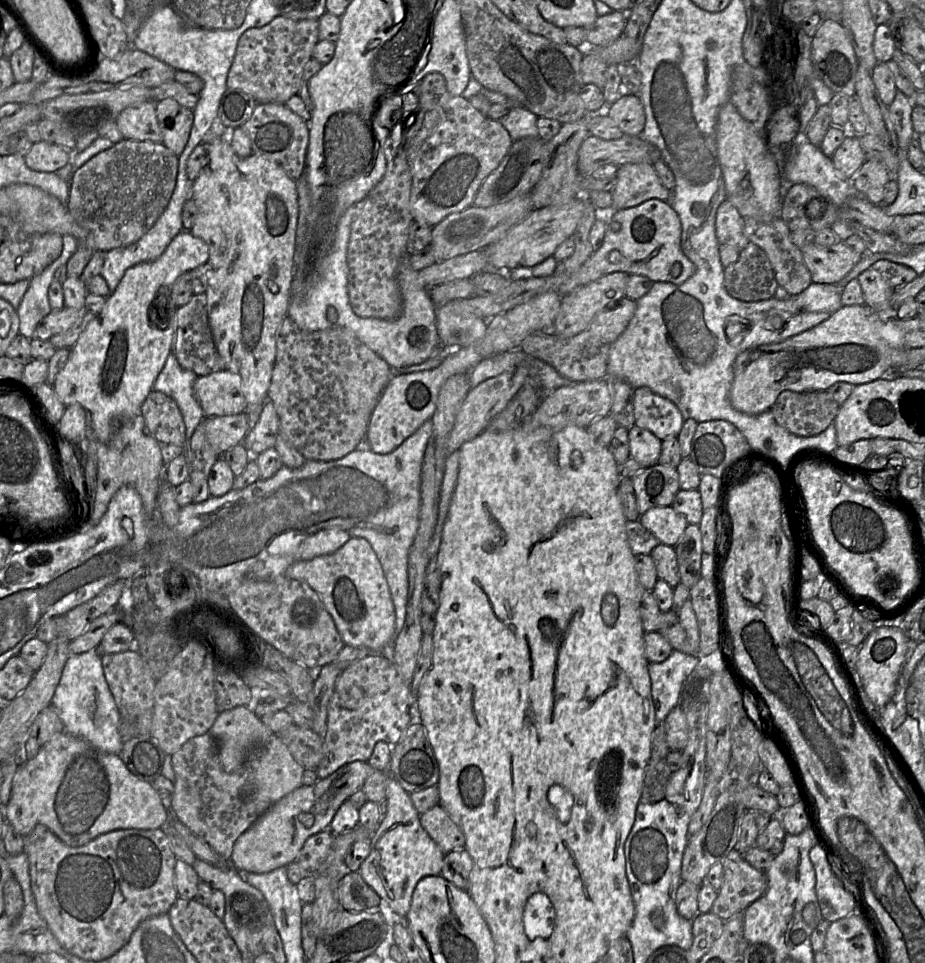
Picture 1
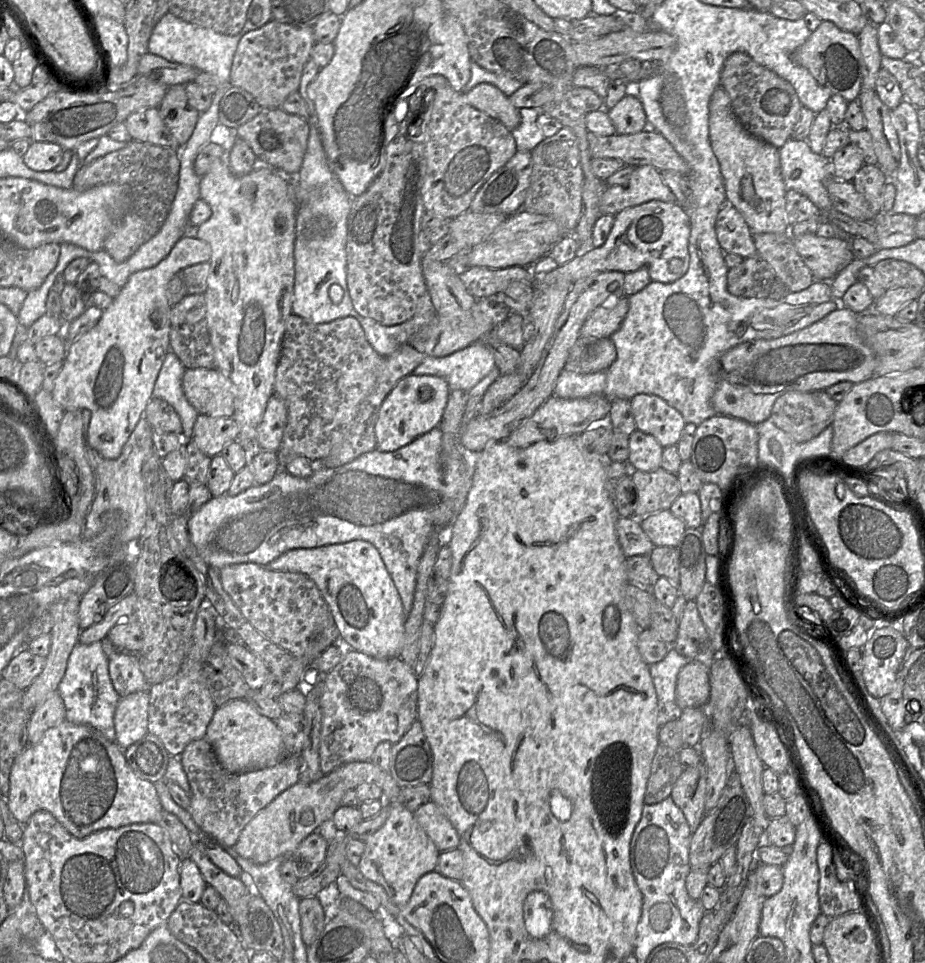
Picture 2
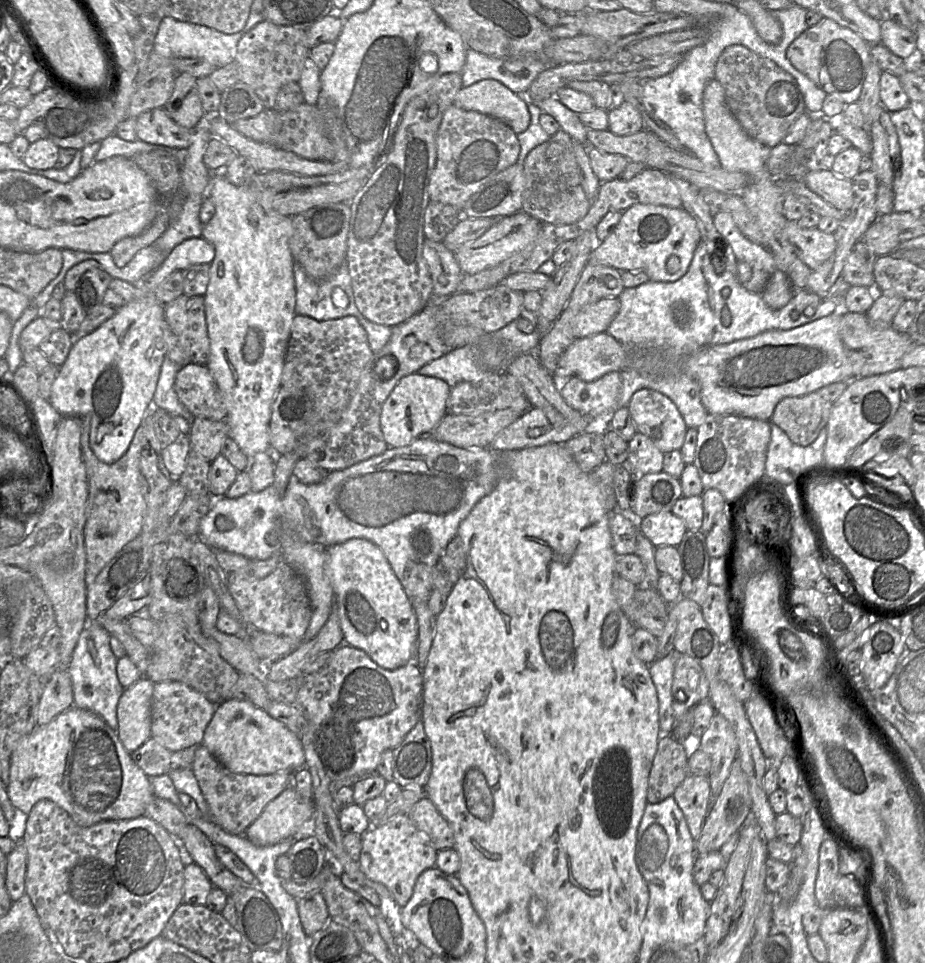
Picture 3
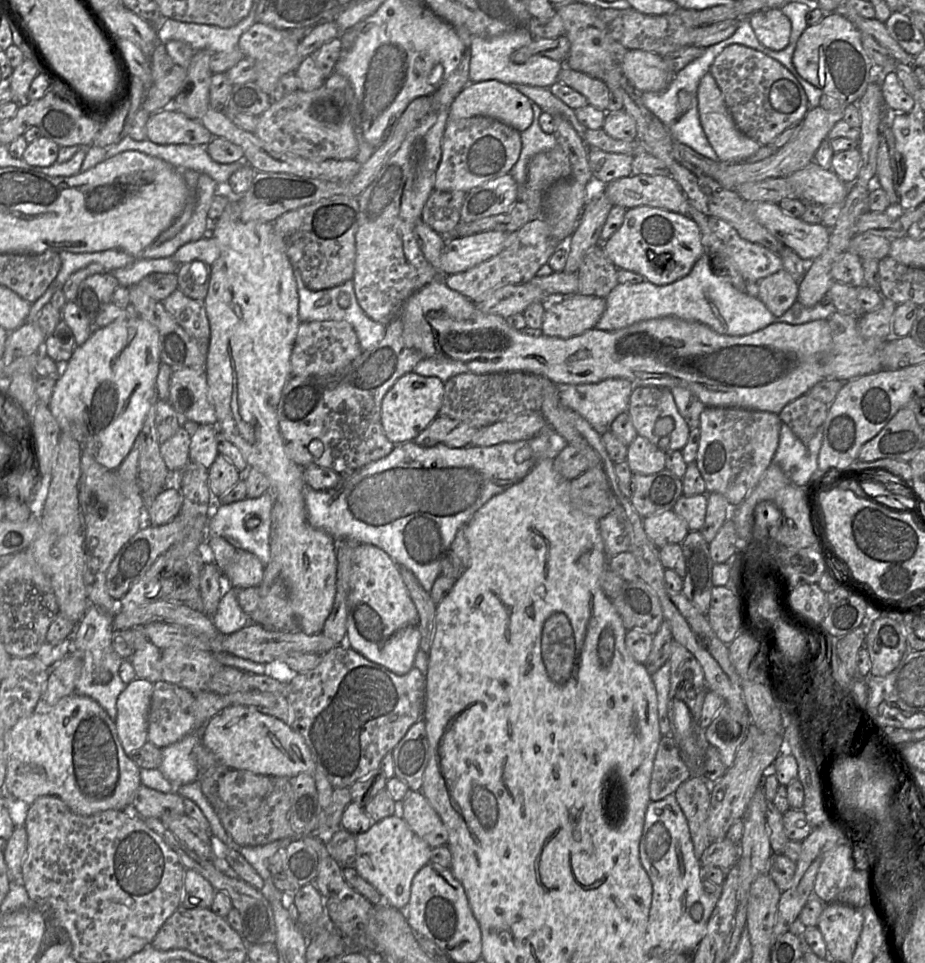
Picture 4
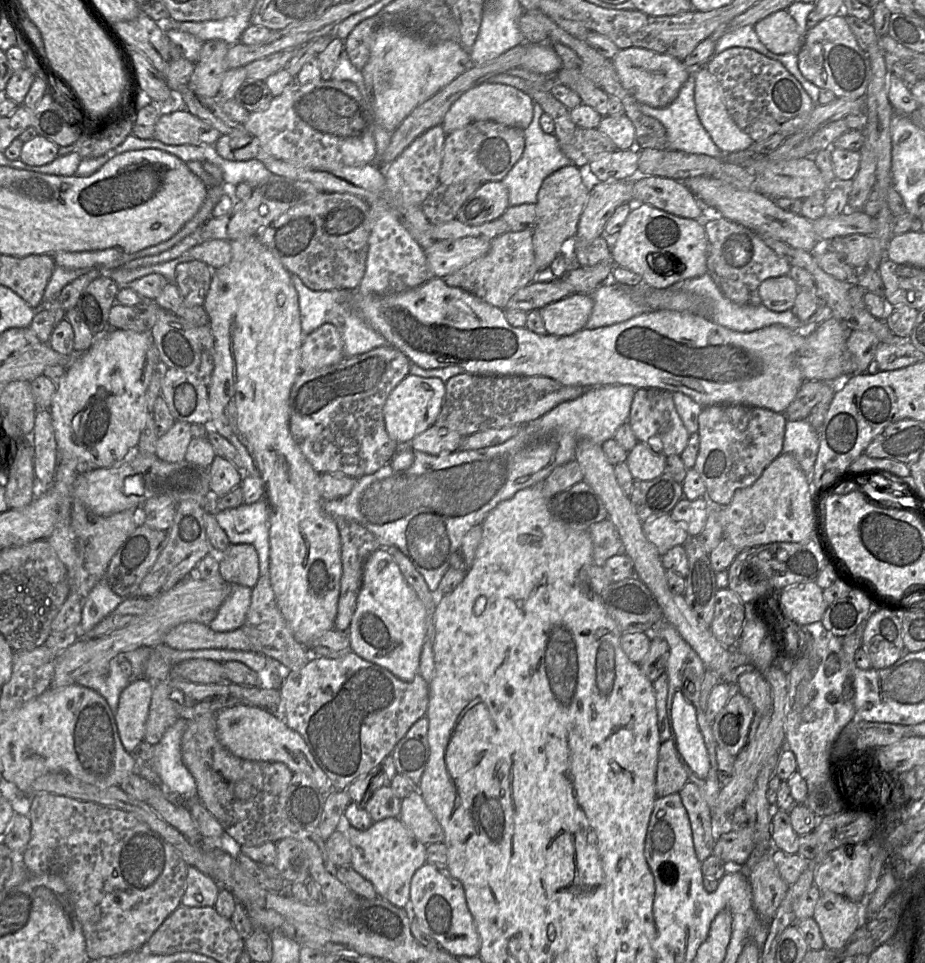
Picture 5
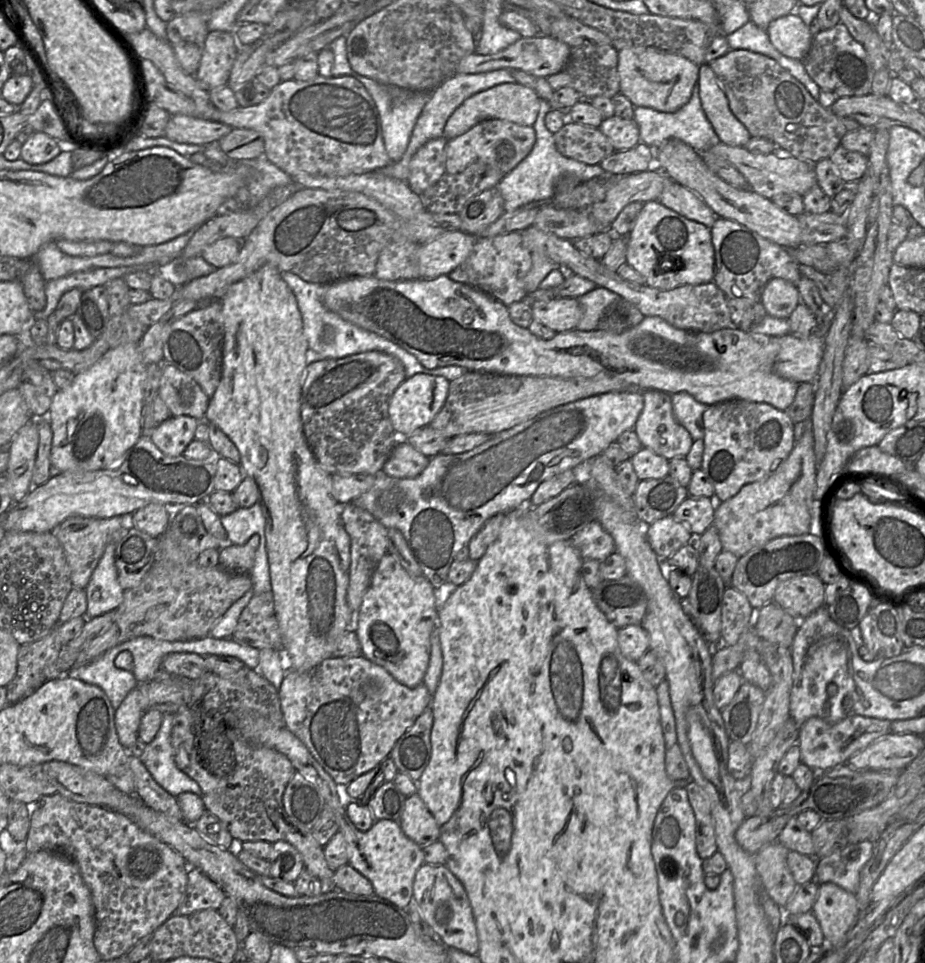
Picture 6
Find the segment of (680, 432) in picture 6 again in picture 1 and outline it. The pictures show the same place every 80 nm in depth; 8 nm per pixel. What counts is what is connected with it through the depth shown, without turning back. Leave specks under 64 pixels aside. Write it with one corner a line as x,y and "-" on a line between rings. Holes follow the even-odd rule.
647,387
634,389
633,414
635,425
649,430
660,440
677,437
684,423
674,403

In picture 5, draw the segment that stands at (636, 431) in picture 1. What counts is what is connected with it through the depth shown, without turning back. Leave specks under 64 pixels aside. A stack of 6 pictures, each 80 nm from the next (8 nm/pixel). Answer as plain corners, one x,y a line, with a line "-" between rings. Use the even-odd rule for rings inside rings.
638,441
628,452
626,462
635,480
652,480
665,472
666,459
647,443

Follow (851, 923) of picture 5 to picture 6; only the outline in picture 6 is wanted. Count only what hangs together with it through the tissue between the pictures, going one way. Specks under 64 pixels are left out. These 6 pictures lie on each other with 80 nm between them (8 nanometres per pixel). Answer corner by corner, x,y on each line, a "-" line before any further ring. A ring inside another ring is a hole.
827,882
819,884
812,913
819,922
826,944
838,945
855,924
859,904
855,894

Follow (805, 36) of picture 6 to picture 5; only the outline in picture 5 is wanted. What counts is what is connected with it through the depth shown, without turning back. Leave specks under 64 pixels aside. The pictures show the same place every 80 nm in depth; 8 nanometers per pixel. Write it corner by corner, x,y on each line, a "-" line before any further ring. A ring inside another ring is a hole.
787,9
776,11
759,20
754,29
765,47
775,54
791,53
802,41
797,23

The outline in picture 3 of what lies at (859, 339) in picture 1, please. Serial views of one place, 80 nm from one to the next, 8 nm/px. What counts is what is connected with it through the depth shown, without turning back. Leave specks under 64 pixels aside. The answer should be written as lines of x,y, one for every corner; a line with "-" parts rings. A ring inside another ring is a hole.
836,310
790,330
770,330
751,338
705,347
683,361
683,371
700,384
701,402
708,413
770,421
776,405
783,398
803,396
834,382
855,379
849,351
839,334
841,318
841,311

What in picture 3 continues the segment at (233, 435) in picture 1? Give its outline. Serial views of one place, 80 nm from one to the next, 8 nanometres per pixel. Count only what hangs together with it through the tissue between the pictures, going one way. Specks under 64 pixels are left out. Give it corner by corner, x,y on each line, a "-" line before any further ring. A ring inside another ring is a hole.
195,417
191,422
189,433
191,449
210,463
221,454
222,445
227,437
229,427
226,421

